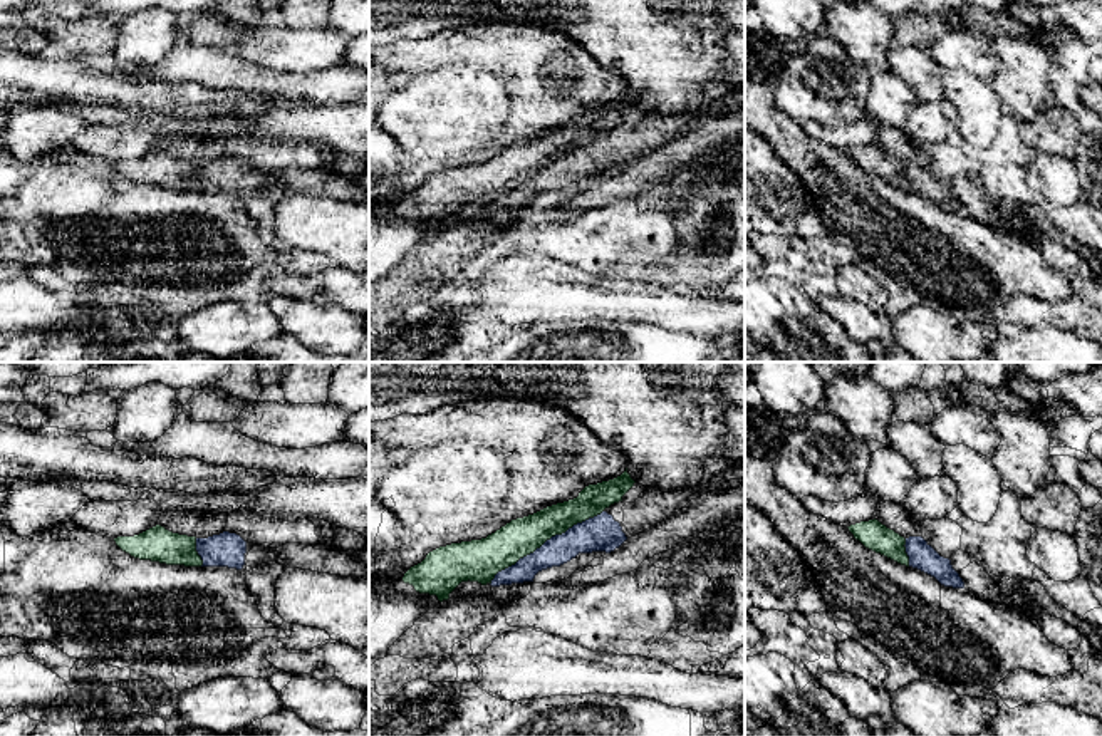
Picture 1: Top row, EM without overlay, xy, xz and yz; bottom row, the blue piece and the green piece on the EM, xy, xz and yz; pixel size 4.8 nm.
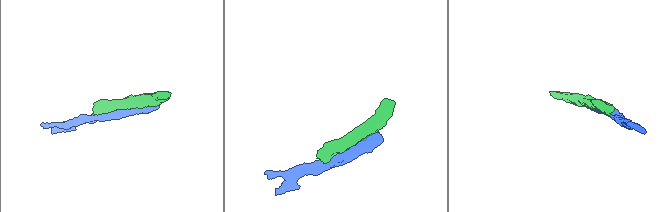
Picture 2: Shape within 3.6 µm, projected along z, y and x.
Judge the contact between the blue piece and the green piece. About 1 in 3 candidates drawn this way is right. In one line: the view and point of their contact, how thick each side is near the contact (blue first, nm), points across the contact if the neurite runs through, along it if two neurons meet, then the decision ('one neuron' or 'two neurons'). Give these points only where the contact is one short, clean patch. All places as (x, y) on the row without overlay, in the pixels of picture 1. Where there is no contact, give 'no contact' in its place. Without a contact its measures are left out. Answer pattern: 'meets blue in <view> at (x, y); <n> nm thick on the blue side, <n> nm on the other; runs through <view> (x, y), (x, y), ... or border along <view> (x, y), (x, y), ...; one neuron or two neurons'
meets blue in xz at (545, 166); 160 nm thick on the blue side, 180 nm on the other; two neurons

